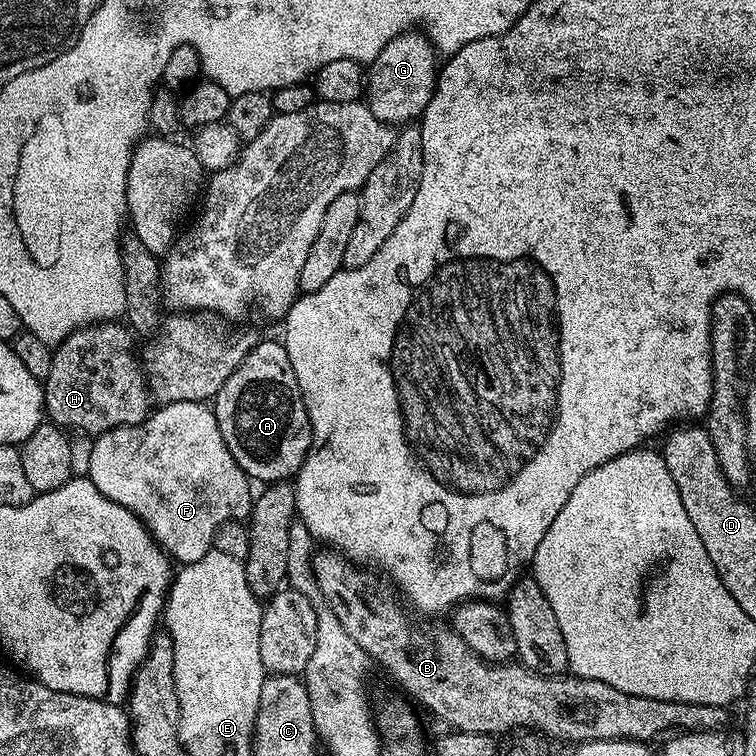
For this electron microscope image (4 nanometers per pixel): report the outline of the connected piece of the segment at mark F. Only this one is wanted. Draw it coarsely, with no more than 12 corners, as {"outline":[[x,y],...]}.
{"outline":[[204,402],[95,437],[87,479],[176,562],[247,521]]}

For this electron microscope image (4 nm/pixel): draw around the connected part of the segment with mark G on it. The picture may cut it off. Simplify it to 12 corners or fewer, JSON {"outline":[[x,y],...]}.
{"outline":[[419,30],[386,42],[364,102],[393,126],[422,116],[438,53]]}

